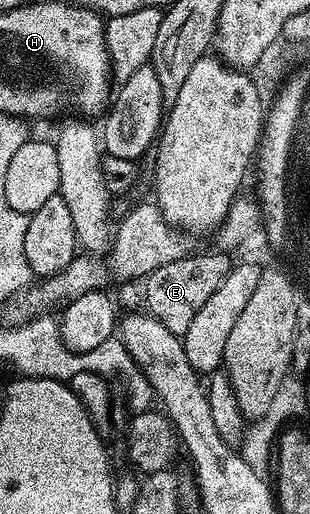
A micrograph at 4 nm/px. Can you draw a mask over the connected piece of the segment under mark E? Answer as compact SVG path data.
M192 252L186 258L173 260L169 264L161 264L161 268L148 274L142 283L142 305L146 313L161 320L161 324L165 324L169 332L181 336L189 332L189 323L193 321L193 316L197 316L197 311L205 304L205 300L209 300L209 296L217 292L221 280L225 280L232 265L232 259L227 259L223 254L198 252Z

